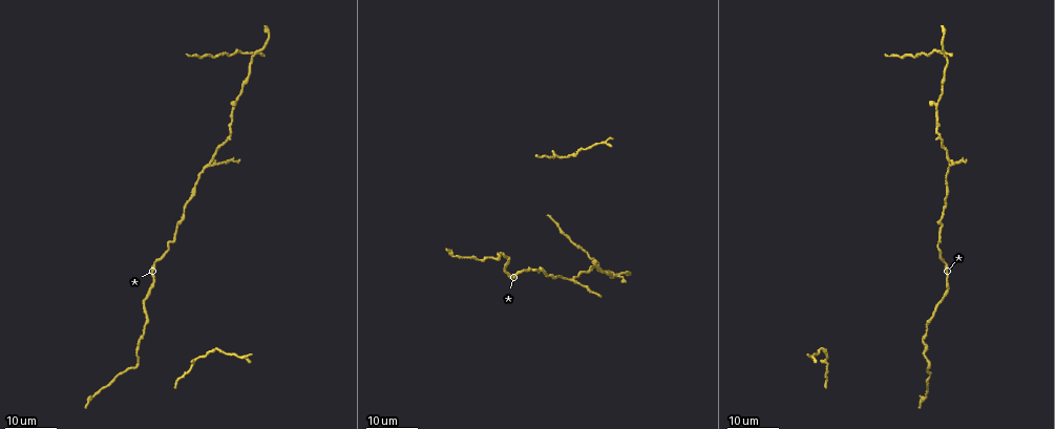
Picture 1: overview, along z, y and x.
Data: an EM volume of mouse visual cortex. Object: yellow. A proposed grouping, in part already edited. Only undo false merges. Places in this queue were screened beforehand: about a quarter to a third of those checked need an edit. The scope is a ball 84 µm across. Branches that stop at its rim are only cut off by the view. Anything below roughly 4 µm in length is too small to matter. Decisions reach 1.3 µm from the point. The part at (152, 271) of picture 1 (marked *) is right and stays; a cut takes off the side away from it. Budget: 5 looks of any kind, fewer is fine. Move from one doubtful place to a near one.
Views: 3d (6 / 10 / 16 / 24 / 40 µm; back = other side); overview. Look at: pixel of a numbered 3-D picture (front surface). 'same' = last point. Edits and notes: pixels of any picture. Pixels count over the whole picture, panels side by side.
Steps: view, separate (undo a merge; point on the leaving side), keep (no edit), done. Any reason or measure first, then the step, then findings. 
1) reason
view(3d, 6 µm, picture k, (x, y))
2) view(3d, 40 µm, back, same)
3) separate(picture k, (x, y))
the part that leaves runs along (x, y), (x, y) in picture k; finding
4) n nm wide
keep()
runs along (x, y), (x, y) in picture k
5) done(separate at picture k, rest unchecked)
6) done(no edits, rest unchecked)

side arm on a straight run
view(3d, 16 µm, picture 1, (571, 279))

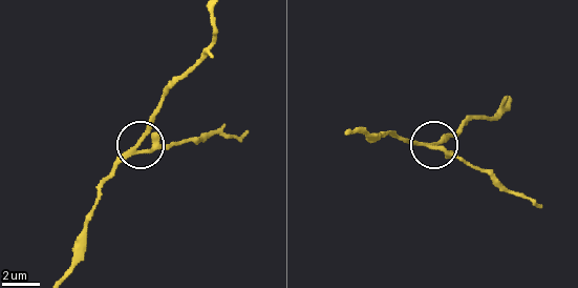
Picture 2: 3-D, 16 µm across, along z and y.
view(3d, 6 µm, picture 2, (141, 146))

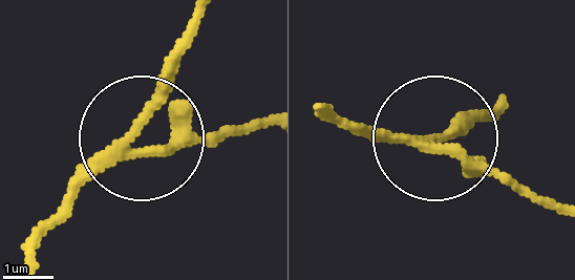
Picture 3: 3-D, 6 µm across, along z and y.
separate(picture 3, (177, 146))
the part that leaves runs along (109, 162), (206, 149), (268, 125) in picture 3; two cells meet here

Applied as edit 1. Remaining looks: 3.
view(overview)

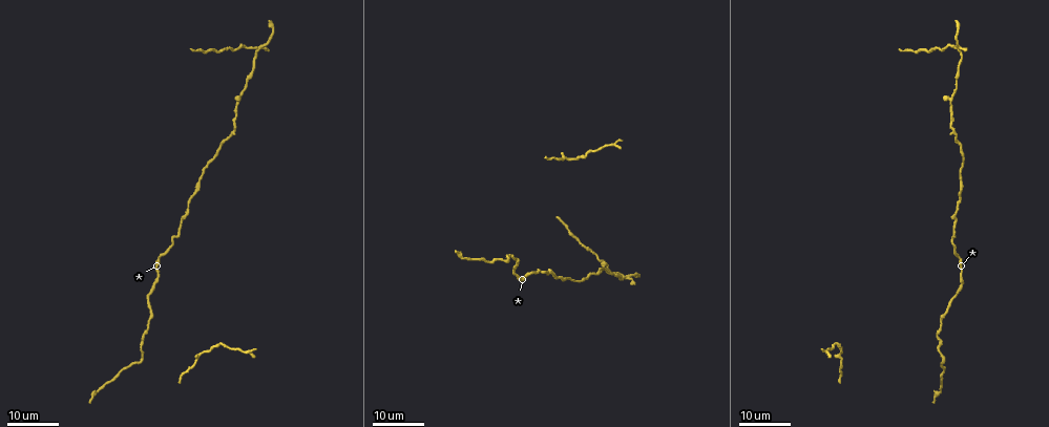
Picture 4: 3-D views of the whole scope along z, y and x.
calibre changes
view(3d, 24 µm, picture 4, (252, 71))

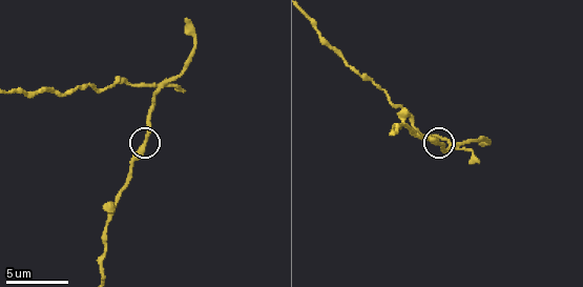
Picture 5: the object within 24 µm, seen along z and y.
view(3d, 6 µm, picture 5, (440, 144))

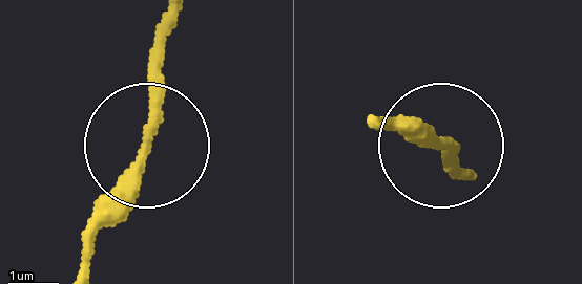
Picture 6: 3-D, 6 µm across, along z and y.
keep()
runs along (78, 274), (86, 223), (145, 124), (162, 23) in picture 6; continuous, no second cell

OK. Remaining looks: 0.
done(separate at picture 3, rest unchecked)

